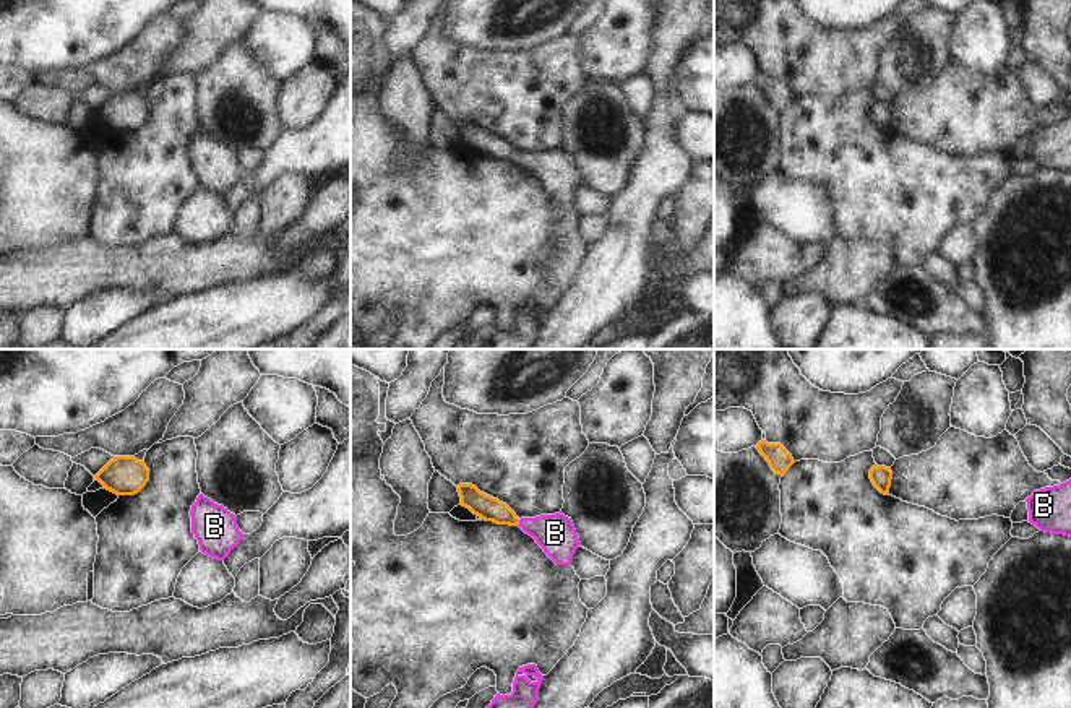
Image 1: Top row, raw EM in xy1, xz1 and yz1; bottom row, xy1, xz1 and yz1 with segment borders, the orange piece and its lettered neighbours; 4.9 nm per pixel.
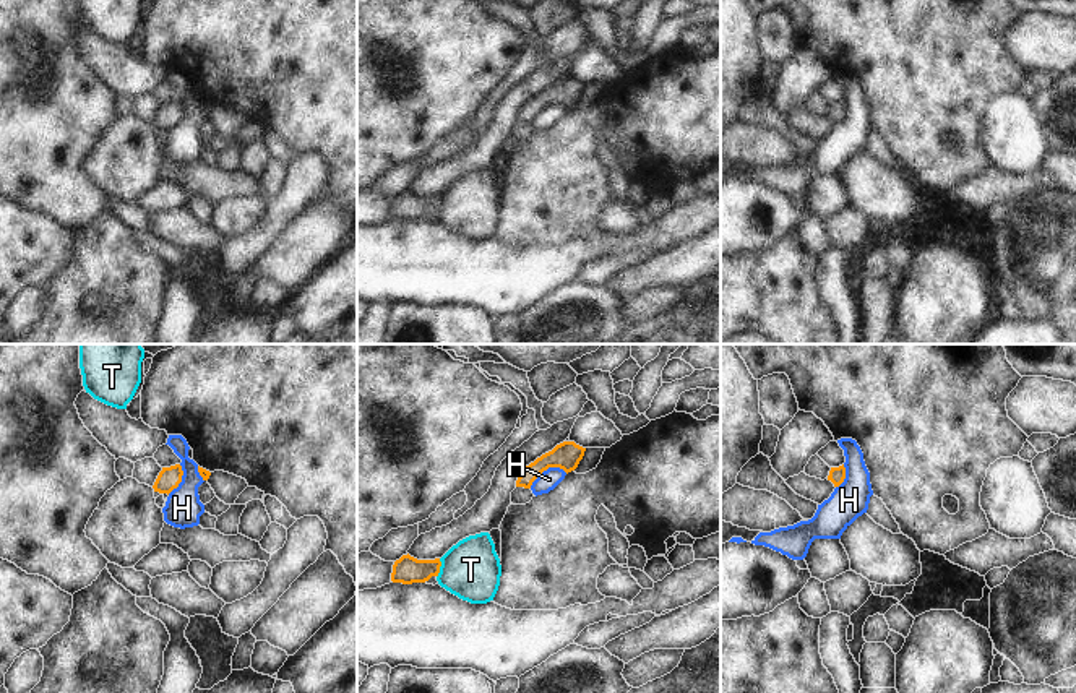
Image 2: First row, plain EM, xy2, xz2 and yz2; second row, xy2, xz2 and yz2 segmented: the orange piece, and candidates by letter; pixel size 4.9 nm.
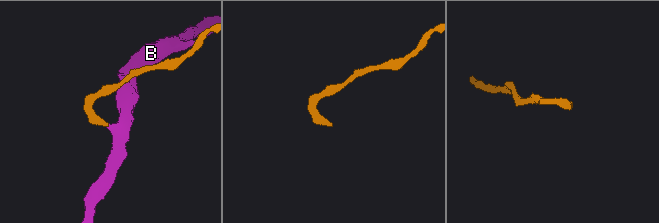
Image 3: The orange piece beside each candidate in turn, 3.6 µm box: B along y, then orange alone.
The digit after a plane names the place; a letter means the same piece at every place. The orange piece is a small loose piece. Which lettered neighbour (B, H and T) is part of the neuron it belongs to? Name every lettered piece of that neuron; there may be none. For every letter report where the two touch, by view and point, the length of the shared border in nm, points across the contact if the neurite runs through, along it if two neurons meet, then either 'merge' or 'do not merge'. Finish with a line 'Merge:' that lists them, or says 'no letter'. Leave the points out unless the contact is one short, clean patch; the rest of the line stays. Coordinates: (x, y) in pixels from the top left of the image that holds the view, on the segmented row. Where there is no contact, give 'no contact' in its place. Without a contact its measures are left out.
B: xz1 (518, 523) | 40 nm | across xz1 (489, 509), (518, 523), (555, 533) | merge
H: xz2 (547, 468) | 200 nm | along xz2 (567, 473), (559, 468), (547, 468), (529, 487) | do not merge
T: xz2 (439, 568) | 100 nm | along xz2 (440, 559), (437, 576) | do not merge
Merge: B

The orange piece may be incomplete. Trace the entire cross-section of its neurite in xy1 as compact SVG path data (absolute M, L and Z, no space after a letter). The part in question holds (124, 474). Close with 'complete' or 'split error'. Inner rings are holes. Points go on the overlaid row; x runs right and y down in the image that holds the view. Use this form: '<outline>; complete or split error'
M115 456L94 479L117 495L135 495L149 481L149 469L135 456Z; complete

